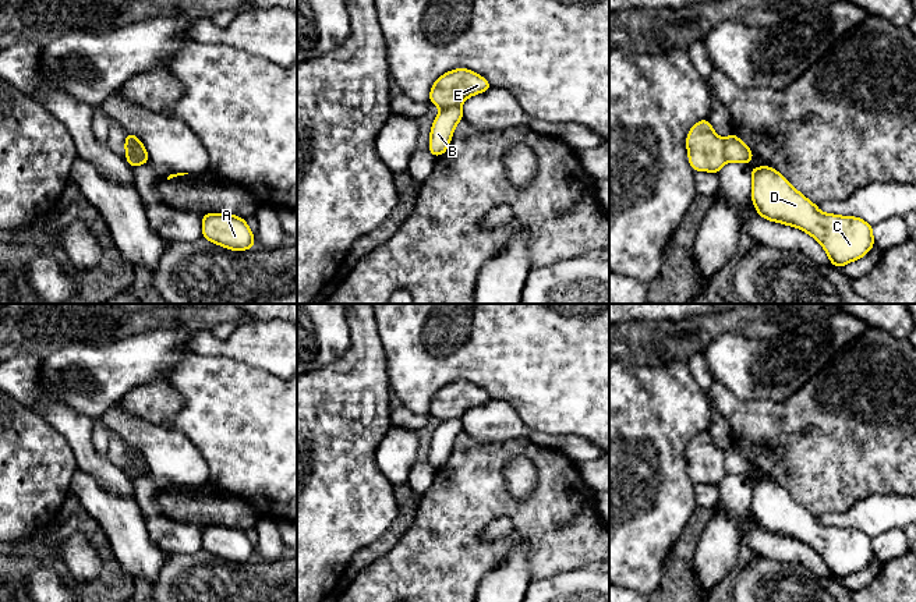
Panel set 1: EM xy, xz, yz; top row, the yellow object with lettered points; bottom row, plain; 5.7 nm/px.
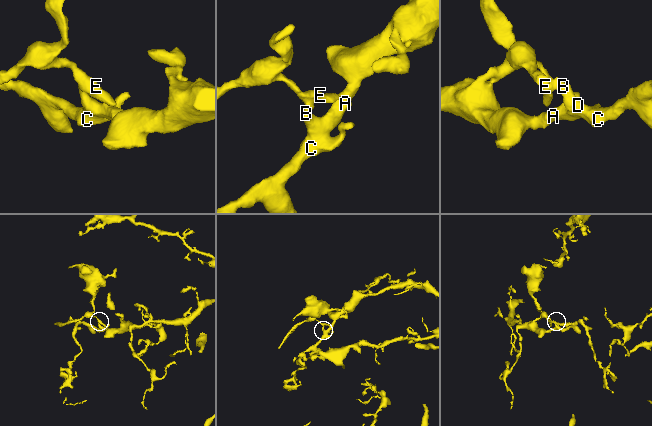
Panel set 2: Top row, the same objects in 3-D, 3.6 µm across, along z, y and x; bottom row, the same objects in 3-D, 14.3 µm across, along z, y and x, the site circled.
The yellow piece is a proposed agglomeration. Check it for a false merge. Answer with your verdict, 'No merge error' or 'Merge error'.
Merge error

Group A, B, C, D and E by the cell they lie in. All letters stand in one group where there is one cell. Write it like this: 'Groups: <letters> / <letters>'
Groups: A B C D / E

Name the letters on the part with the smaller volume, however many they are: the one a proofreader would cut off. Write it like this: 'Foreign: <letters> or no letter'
Foreign: E

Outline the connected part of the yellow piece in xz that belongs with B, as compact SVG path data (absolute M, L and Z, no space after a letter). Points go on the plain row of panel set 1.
M459 418L442 421L435 429L429 446L428 463L436 470L445 465L449 460L453 443L459 433L463 432L463 425Z

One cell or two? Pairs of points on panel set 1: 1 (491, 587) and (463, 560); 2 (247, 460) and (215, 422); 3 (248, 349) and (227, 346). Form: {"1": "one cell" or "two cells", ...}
{"1": "two cells", "2": "one cell", "3": "one cell"}

